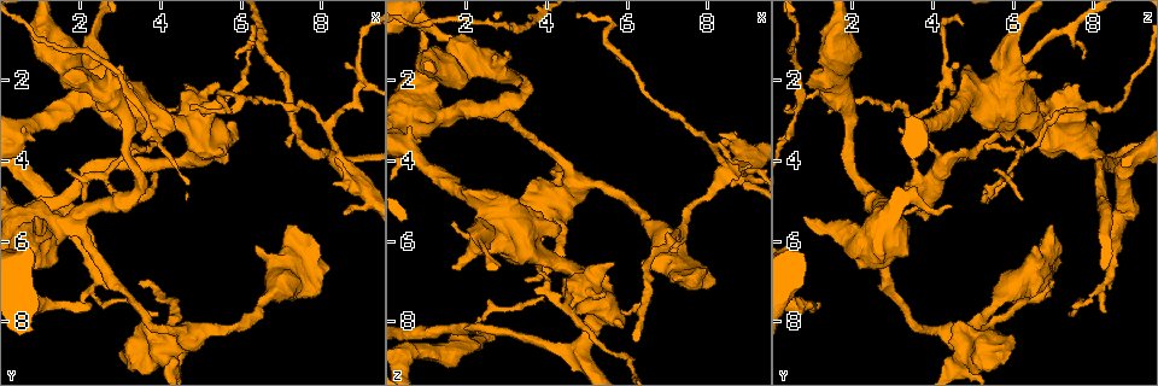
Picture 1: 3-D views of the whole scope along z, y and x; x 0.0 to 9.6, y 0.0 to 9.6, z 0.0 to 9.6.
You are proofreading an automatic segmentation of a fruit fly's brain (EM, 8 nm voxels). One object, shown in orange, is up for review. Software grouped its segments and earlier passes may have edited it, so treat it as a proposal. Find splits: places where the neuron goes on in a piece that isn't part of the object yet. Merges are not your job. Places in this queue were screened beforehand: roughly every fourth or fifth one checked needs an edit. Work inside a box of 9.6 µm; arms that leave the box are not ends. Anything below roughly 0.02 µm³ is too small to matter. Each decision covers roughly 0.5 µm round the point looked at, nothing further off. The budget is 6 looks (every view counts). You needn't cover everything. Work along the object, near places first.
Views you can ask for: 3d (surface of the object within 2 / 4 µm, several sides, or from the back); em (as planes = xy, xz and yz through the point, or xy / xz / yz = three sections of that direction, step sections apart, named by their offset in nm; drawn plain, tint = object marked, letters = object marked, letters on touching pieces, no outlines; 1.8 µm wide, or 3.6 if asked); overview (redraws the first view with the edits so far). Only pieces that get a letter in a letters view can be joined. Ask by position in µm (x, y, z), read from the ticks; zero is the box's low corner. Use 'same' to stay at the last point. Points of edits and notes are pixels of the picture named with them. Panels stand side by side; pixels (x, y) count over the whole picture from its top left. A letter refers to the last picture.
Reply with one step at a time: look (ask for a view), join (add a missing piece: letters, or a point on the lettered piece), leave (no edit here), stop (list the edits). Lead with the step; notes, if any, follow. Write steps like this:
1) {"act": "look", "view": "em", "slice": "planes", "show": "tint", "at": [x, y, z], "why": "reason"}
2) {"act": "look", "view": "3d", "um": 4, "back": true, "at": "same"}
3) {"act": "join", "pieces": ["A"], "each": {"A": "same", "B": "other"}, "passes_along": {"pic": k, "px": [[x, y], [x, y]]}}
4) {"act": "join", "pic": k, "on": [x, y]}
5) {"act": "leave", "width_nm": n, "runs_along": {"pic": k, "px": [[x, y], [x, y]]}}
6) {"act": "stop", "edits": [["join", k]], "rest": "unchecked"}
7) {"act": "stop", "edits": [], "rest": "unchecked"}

{"act": "look", "view": "3d", "um": 2, "at": [8.60, 1.55, 4.60], "why": "thin end"}

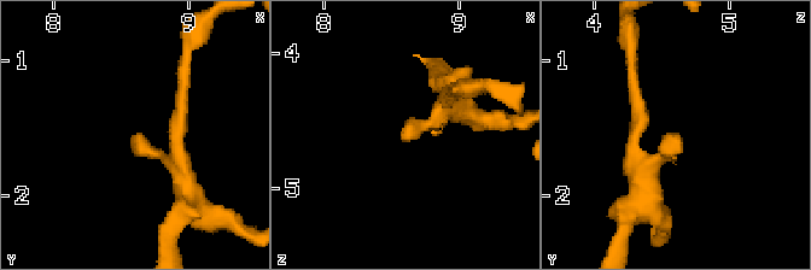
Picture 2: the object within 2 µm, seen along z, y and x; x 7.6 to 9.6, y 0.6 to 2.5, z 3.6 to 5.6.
{"act": "look", "view": "em", "um": 3.6, "slice": "xz", "step": 8, "show": "tint", "at": [8.58, 1.56, 4.58], "why": "now the EM"}

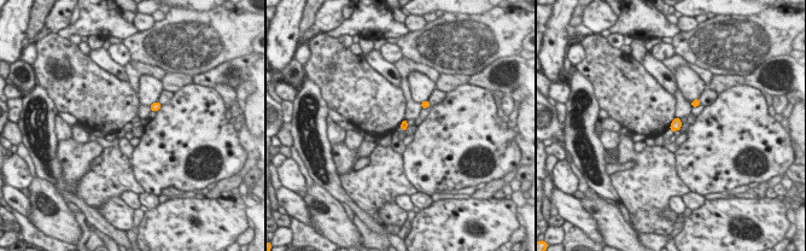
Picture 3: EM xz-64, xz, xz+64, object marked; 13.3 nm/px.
{"act": "look", "view": "em", "um": 3.6, "slice": "planes", "show": "letters", "at": "same"}

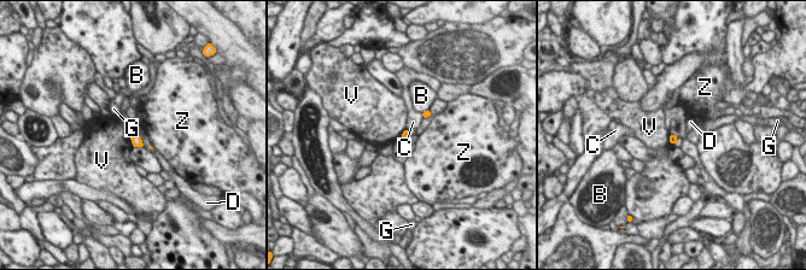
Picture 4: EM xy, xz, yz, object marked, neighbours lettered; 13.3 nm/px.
{"act": "leave", "each": {"B": "other", "C": "other", "D": "other", "G": "other", "V": "other", "Z": "other"}, "border": {"pic": 4, "px": [[669, 135], [669, 140], [675, 145]]}, "found": "no lettered piece goes on from it"}

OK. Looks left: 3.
{"act": "look", "view": "em", "slice": "yz", "step": 16, "show": "letters", "at": [7.10, 3.60, 6.25], "why": "free end"}

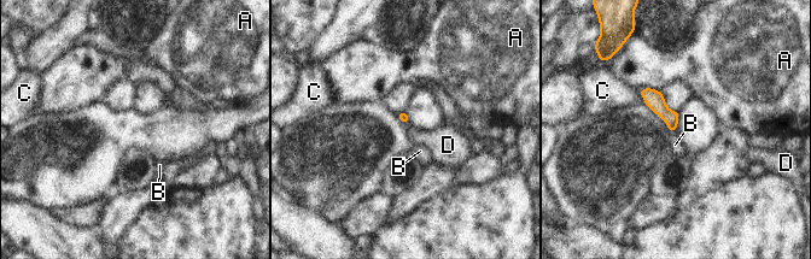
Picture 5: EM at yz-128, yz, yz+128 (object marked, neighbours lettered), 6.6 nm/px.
{"act": "look", "view": "em", "slice": "planes", "show": "letters", "at": "same"}

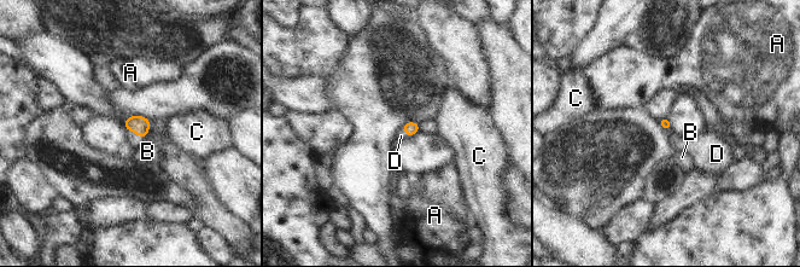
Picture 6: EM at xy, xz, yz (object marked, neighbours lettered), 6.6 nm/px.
{"act": "join", "pieces": ["D"], "each": {"A": "other", "B": "other", "C": "other", "D": "same"}, "passes_along": {"pic": 6, "px": [[140, 126], [136, 134], [135, 140]]}, "found": "it goes on there"}

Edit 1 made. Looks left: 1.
{"act": "stop", "edits": [["join", 6]], "rest": "unchecked"}

